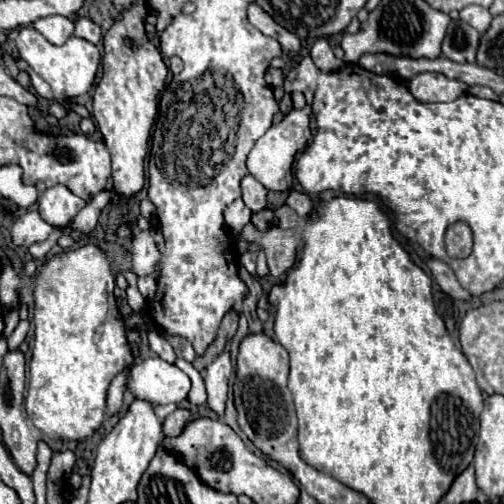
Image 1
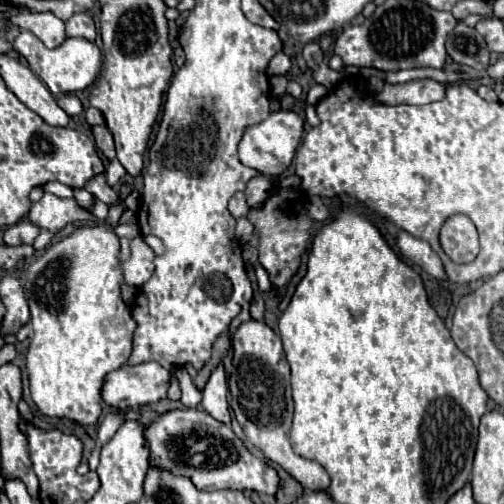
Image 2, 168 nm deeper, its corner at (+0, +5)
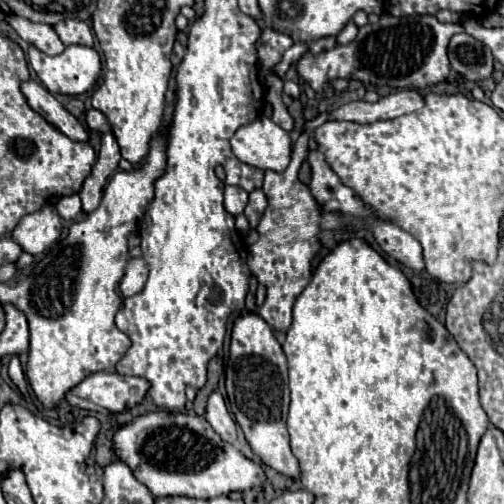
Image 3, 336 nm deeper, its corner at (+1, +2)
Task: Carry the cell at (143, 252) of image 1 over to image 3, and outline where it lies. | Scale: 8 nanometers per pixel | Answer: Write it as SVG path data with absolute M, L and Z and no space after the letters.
M130 258L128 266L126 266L126 274L120 280L120 292L124 298L134 296L138 292L142 292L144 284L148 278L148 266L142 258Z

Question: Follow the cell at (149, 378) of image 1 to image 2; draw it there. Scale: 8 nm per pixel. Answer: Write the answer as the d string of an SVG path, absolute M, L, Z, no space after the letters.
M155 361L123 365L107 375L101 397L111 407L135 409L165 399L169 385L171 371Z

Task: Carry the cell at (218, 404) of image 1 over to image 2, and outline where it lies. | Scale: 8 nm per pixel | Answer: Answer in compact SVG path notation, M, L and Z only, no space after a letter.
M223 363L217 365L217 369L211 373L205 389L203 389L203 401L201 405L205 407L205 411L215 417L217 421L229 425L231 417L229 417L229 405L227 405L227 379L225 379L225 369Z

